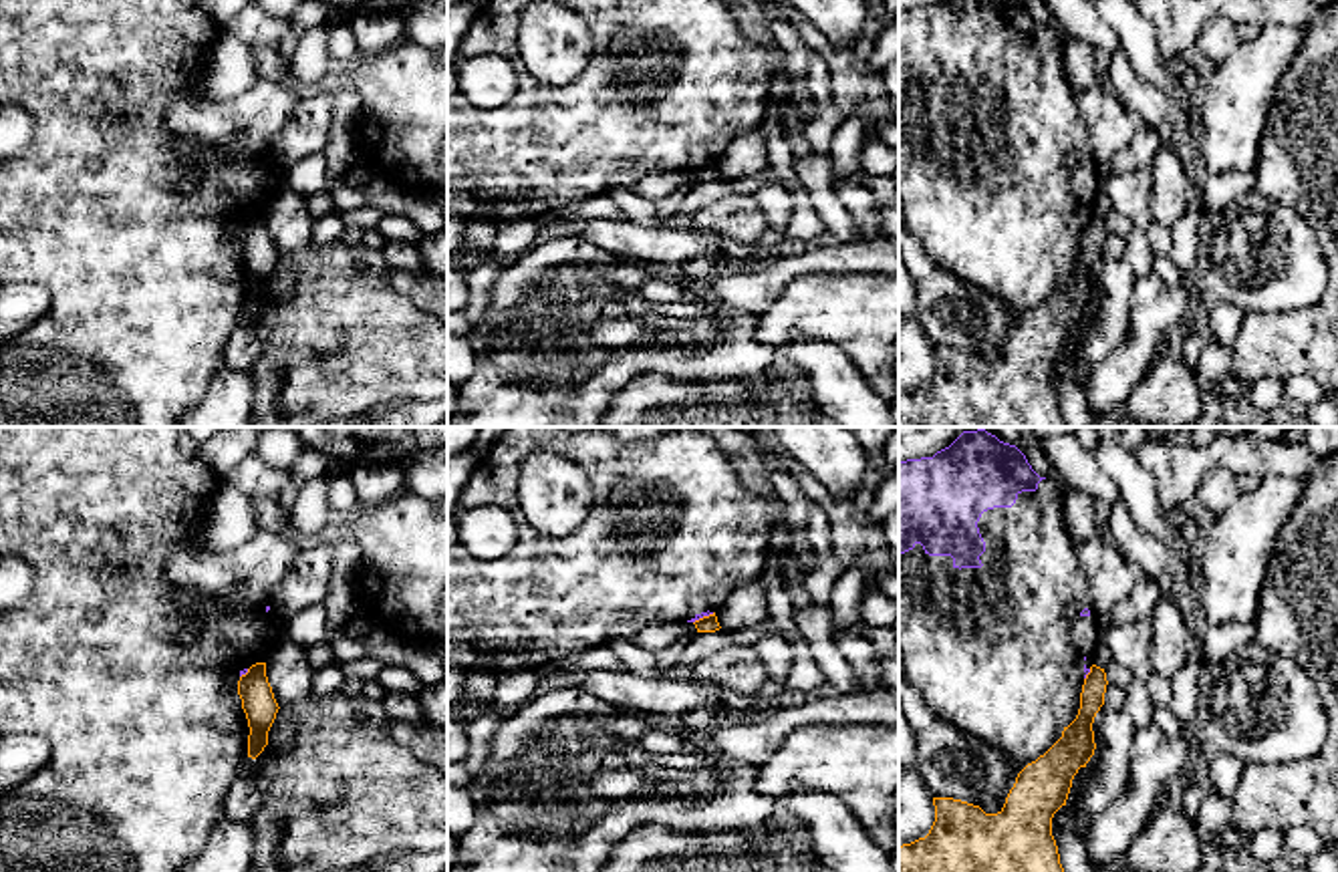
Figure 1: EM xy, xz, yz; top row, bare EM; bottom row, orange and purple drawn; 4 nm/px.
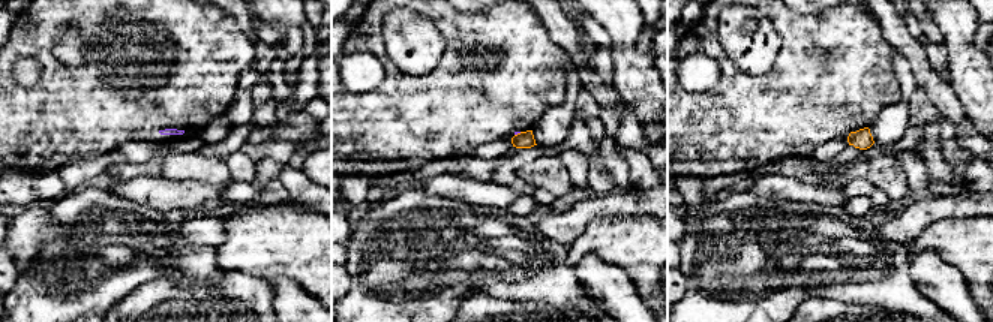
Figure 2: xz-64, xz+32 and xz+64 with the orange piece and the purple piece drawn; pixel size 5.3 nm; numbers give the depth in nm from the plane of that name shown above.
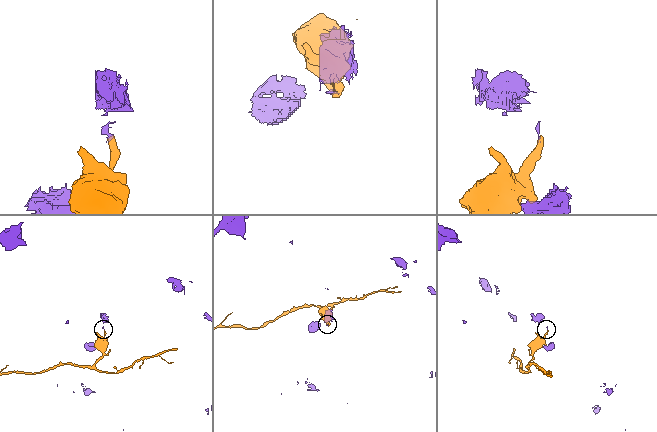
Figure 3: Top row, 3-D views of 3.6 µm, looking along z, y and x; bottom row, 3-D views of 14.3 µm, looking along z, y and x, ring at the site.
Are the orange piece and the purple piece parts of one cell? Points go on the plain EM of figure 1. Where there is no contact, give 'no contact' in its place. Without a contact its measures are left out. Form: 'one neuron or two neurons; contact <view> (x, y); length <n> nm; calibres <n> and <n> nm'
two neurons; contact xz (704, 166); length 100 nm; calibres 70 and 20 nm

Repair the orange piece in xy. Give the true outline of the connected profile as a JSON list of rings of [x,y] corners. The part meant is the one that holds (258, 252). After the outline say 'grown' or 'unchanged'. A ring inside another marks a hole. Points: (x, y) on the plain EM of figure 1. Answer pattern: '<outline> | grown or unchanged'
[[[266,211],[252,213],[240,226],[238,244],[250,276],[248,306],[256,308],[268,294],[268,280],[280,258],[266,226]]] | unchanged

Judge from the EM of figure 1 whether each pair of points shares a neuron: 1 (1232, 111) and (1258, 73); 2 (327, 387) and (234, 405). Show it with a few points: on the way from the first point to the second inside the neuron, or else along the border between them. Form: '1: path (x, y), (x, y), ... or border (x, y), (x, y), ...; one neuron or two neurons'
1: path (1236, 101), (1236, 95), (1248, 83); one neuron
2: border (250, 369), (254, 405); two neurons

